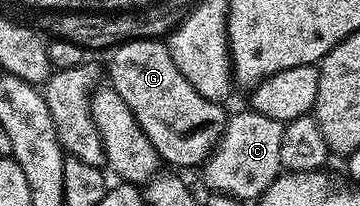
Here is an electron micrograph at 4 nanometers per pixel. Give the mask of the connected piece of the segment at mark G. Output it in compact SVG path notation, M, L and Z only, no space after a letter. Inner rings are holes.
M146 38L121 42L114 47L111 56L109 85L121 100L125 100L160 159L175 166L202 167L219 143L228 111L223 111L216 99L201 96L201 92L181 76L166 41Z

